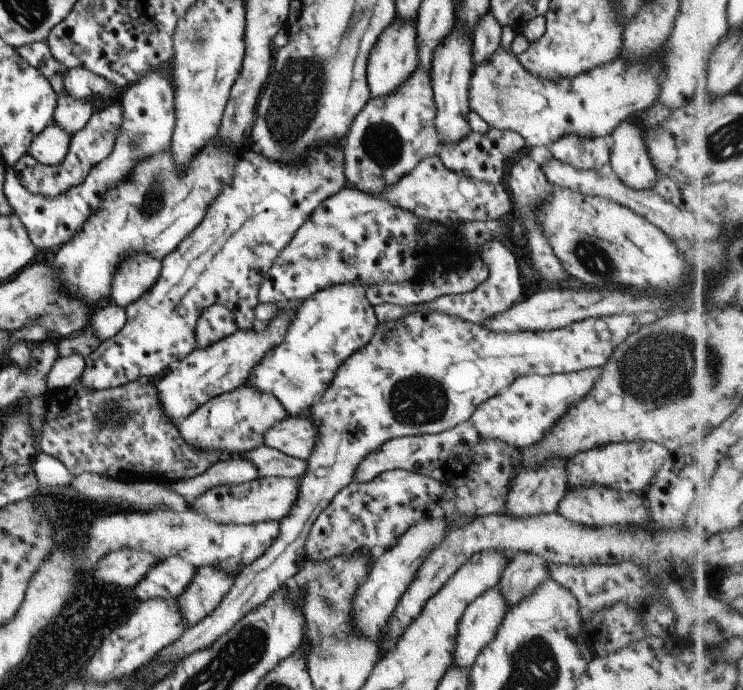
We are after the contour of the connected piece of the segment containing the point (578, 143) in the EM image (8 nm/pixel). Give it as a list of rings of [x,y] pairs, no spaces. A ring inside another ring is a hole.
[[[570,134],[548,144],[547,148],[553,158],[570,163],[578,170],[600,170],[610,160],[609,147],[609,139],[606,137],[580,138]]]

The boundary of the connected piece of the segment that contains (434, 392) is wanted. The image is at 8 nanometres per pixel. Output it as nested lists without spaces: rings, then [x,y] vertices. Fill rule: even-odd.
[[[414,310],[412,314],[406,314],[396,322],[379,323],[372,340],[340,364],[334,380],[328,384],[328,390],[308,410],[308,415],[316,424],[316,444],[312,448],[312,454],[306,460],[308,470],[300,478],[300,494],[295,507],[288,516],[284,516],[279,521],[278,536],[272,540],[270,548],[262,556],[258,556],[252,564],[243,567],[232,584],[232,590],[224,596],[224,600],[212,611],[212,614],[188,628],[174,644],[158,652],[152,658],[152,664],[154,666],[166,664],[166,662],[178,664],[192,652],[212,646],[240,618],[266,602],[280,586],[291,584],[296,572],[300,572],[300,568],[308,559],[306,540],[312,524],[316,522],[320,512],[332,502],[336,493],[354,480],[356,466],[364,460],[364,456],[368,456],[370,452],[378,450],[382,444],[396,437],[438,434],[454,428],[457,424],[468,420],[476,407],[485,400],[507,389],[516,377],[528,374],[550,376],[580,369],[601,368],[612,358],[616,347],[630,338],[630,334],[636,334],[642,326],[654,324],[659,317],[658,314],[651,312],[620,313],[604,316],[604,318],[588,318],[553,331],[512,333],[492,332],[484,325],[462,320],[456,316],[448,316],[436,310],[434,312]]]

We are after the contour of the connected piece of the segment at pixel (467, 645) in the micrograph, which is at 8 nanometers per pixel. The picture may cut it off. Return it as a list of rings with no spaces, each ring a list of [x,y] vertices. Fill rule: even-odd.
[[[498,586],[473,600],[466,607],[458,624],[456,650],[451,666],[471,669],[482,649],[492,642],[508,609]]]

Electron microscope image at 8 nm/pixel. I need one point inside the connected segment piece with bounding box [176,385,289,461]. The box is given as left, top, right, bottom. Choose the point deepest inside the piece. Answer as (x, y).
(233, 423)

